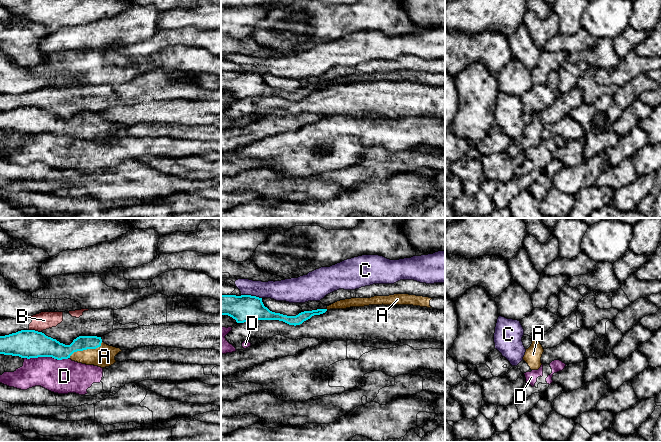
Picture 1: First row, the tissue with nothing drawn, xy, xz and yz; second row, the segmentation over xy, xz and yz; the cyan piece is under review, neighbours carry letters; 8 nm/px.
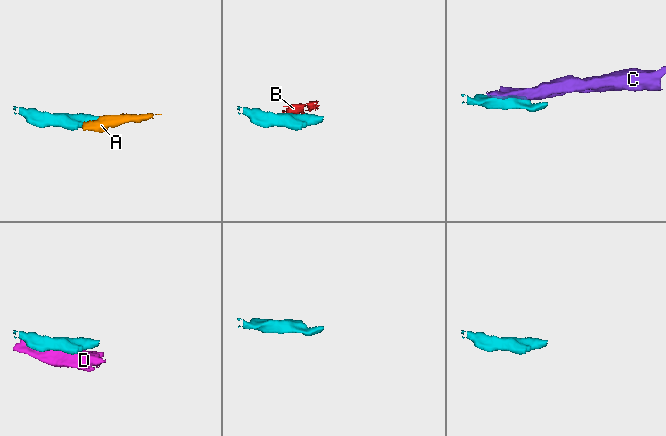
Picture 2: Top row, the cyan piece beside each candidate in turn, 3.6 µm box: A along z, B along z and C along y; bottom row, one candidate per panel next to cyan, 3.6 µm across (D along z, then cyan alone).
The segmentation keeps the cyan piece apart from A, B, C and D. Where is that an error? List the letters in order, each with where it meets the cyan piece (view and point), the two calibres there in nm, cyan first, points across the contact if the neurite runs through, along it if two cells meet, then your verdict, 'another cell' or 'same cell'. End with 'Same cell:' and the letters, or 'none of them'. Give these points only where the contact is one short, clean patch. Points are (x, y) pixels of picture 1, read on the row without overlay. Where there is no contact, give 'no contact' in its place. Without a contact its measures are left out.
A: meets cyan in xy at (85, 125); 140 nm thick on the cyan side, 180 nm on the other; runs through xy (55, 125), (85, 125), (104, 132); same cell
B: meets cyan in xy at (34, 106); 220 nm thick on the cyan side, 140 nm on the other; border along xy (29, 105), (40, 108); another cell
C: meets cyan in xz at (250, 71); 220 nm thick on the cyan side, 160 nm on the other; border along xz (241, 70), (250, 70), (261, 74); another cell
D: meets cyan in xy at (46, 132); 220 nm thick on the cyan side, 280 nm on the other; another cell
Same cell: A

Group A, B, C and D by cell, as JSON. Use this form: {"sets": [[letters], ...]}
{"sets": [["A"], ["B"], ["C"], ["D"]]}

